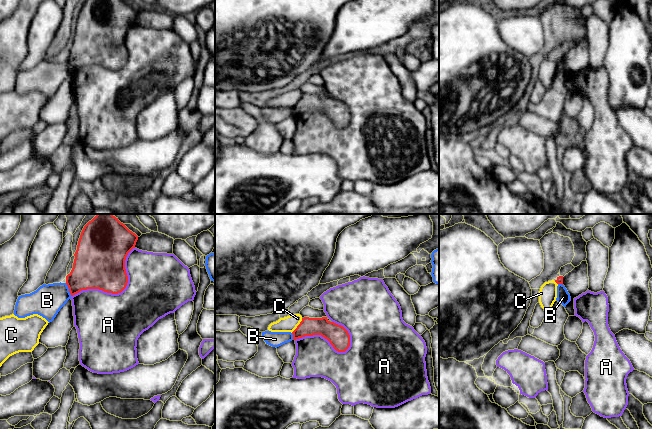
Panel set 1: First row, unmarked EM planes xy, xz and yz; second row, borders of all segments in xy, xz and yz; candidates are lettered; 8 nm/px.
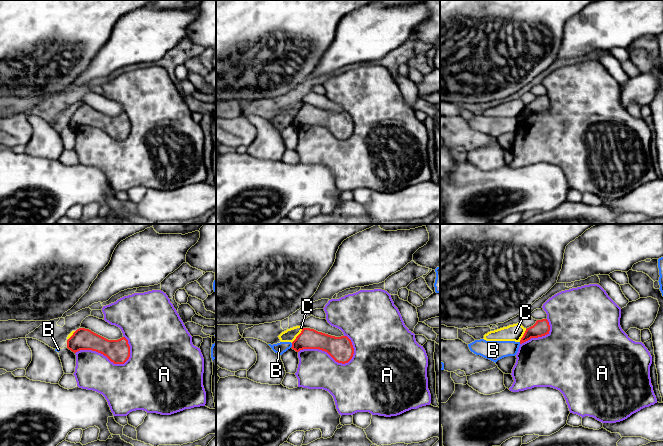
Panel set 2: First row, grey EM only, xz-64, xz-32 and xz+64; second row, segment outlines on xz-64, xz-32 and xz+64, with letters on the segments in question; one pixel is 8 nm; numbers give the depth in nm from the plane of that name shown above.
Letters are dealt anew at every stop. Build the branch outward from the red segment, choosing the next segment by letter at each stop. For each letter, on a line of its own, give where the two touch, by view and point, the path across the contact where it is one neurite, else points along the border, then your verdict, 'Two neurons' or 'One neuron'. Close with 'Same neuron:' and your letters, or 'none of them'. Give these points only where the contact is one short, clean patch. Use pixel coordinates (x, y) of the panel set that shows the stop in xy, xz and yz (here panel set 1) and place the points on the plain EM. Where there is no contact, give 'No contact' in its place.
A: Touches red at xy (118, 68). Two neurons
B: Touches red at xy (69, 65). Two neurons
C: Touches red at xz (298, 101). Boundary: xz (302, 94), (300, 99), (291, 108). Two neurons
Same neuron: none of them

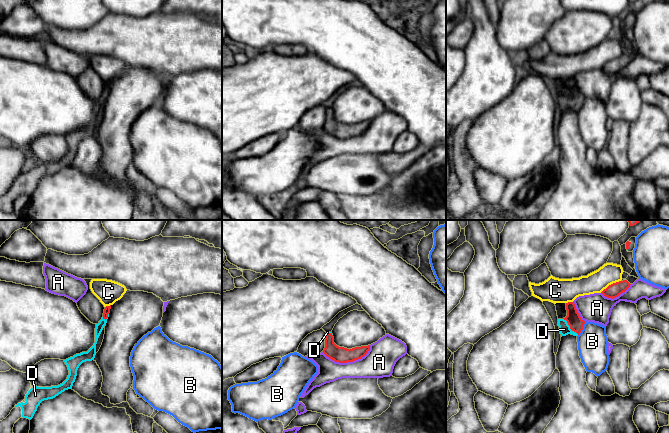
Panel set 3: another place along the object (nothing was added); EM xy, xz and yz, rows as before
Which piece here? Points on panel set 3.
A: Touches red at xz (348, 137). Two neurons
B: Touches red at yz (582, 104). Two neurons
C: Touches red at yz (611, 60). Two neurons
D: Touches red at yz (570, 103). Path across: yz (576, 100), (570, 103), (564, 105). One neuron
Same neuron: D

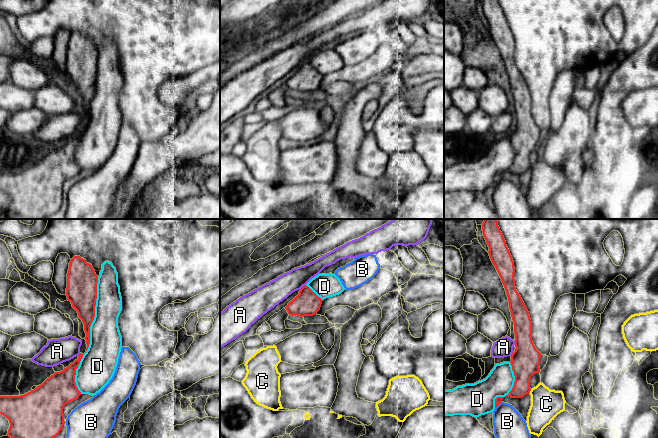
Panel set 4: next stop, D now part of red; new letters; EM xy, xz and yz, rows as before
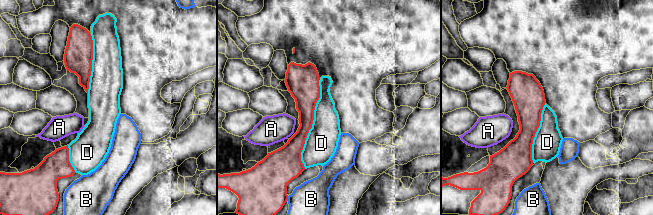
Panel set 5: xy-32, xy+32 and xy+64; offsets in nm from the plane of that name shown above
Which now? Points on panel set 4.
A: Touches red at xz (303, 62). Boundary: xz (305, 60), (299, 65). Two neurons
B: Touches red at yz (498, 180). Boundary: yz (501, 177), (495, 184). Two neurons
C: Touches red at yz (530, 166). Boundary: yz (531, 165), (529, 168). Two neurons
D: Touches red at xy (89, 111). Two neurons
Same neuron: none of them

